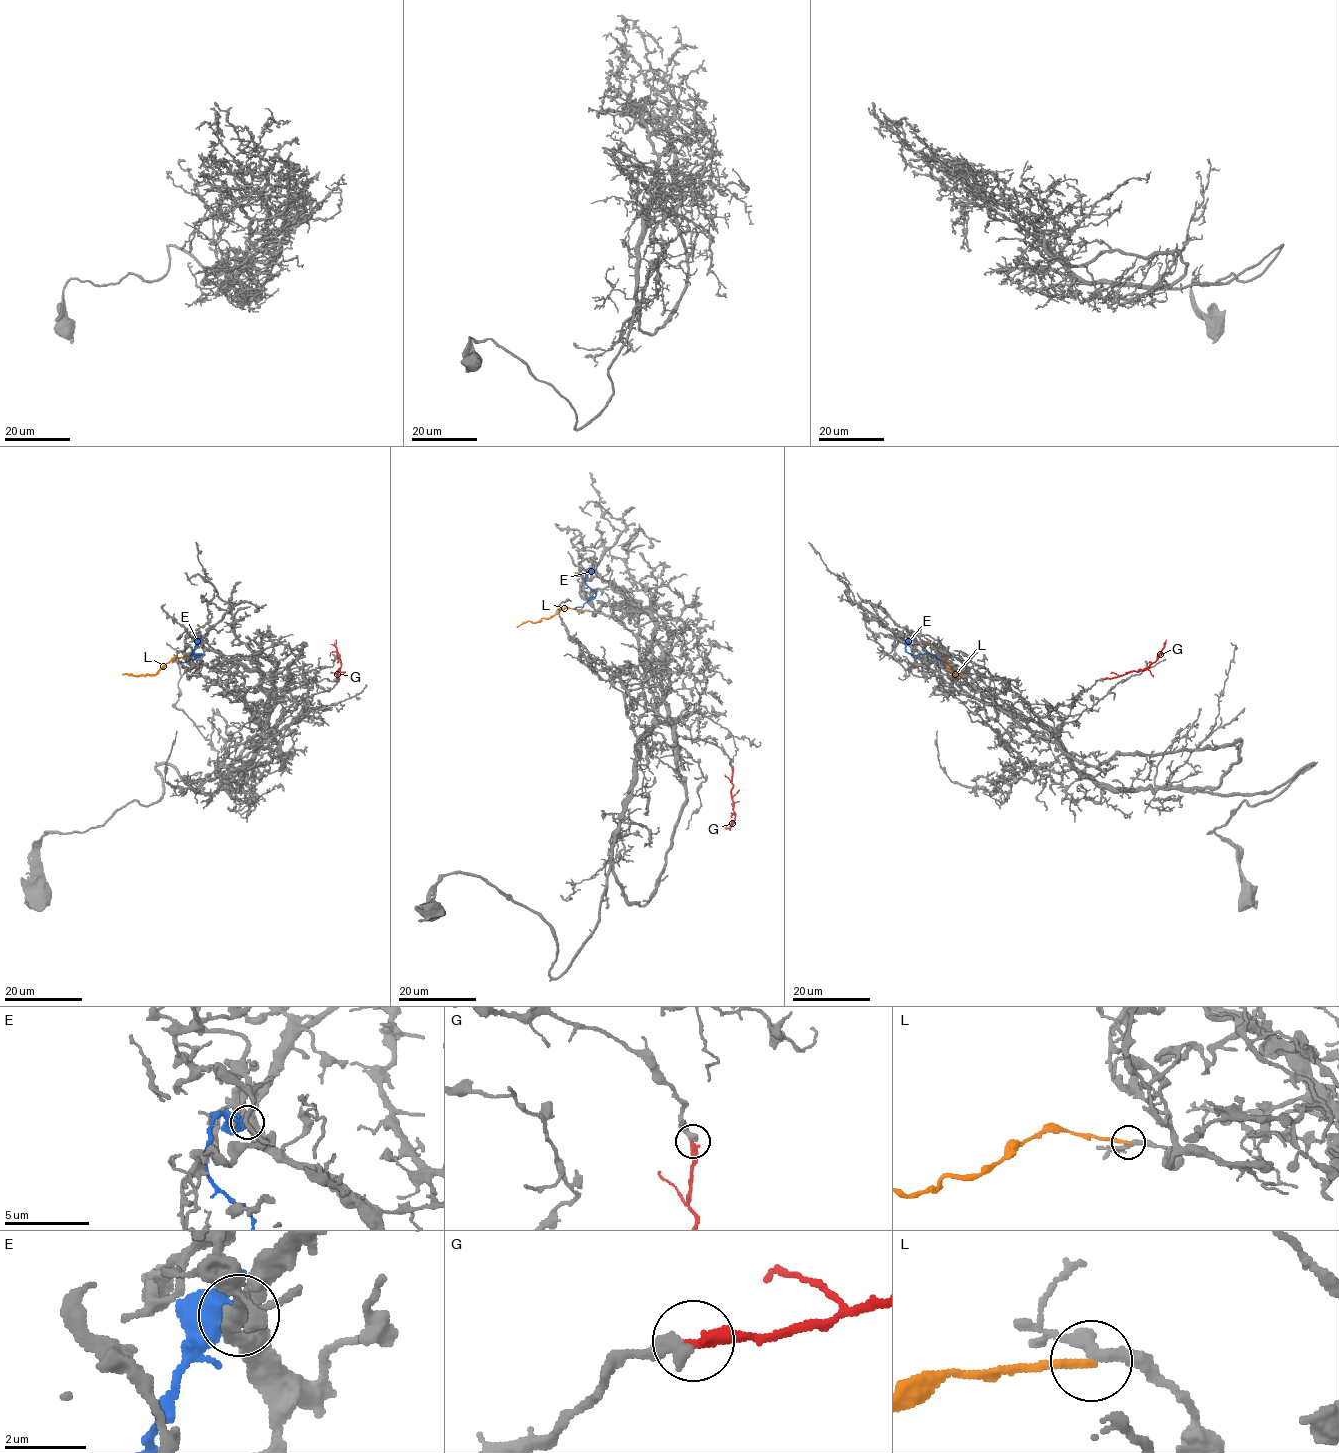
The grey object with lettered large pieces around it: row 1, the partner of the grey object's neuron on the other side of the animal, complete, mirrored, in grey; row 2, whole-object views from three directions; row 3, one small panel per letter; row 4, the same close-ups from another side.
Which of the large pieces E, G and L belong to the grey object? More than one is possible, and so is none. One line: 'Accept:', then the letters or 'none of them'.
Accept: G

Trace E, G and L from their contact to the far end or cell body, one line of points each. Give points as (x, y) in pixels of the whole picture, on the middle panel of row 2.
E: (594, 571), (588, 569), (585, 583), (595, 596), (581, 607), (575, 608)
G: (732, 768), (735, 819), (730, 830)
L: (583, 610), (564, 608), (546, 618), (535, 622), (528, 620), (516, 627)

